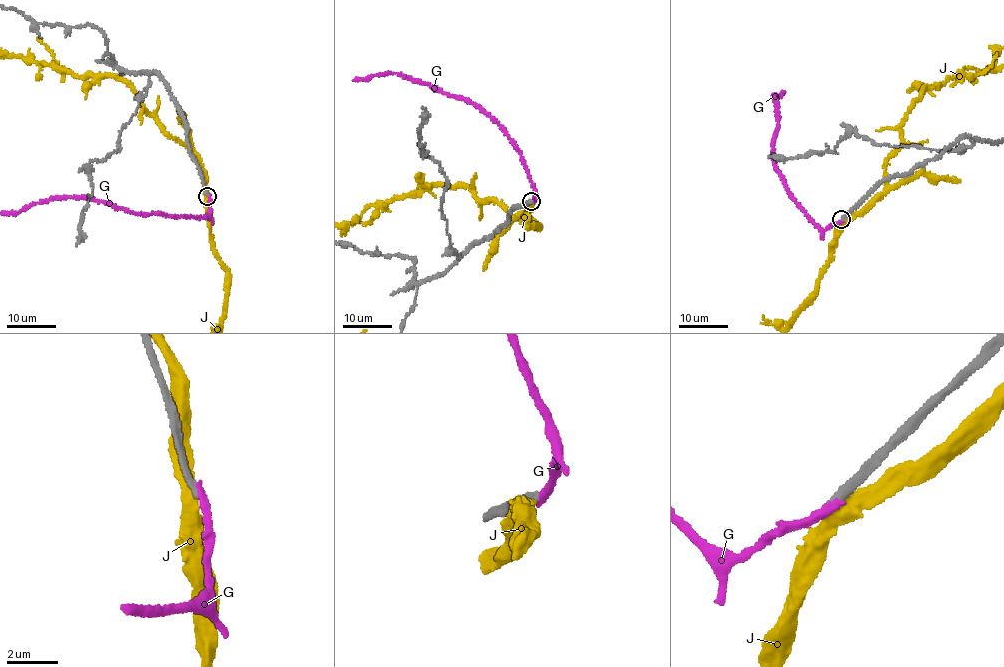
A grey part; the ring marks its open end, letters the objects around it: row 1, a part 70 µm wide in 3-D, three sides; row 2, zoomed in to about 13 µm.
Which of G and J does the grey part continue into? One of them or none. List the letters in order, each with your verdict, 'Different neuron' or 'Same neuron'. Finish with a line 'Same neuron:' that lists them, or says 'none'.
G: Different neuron
J: Different neuron
Same neuron: none

